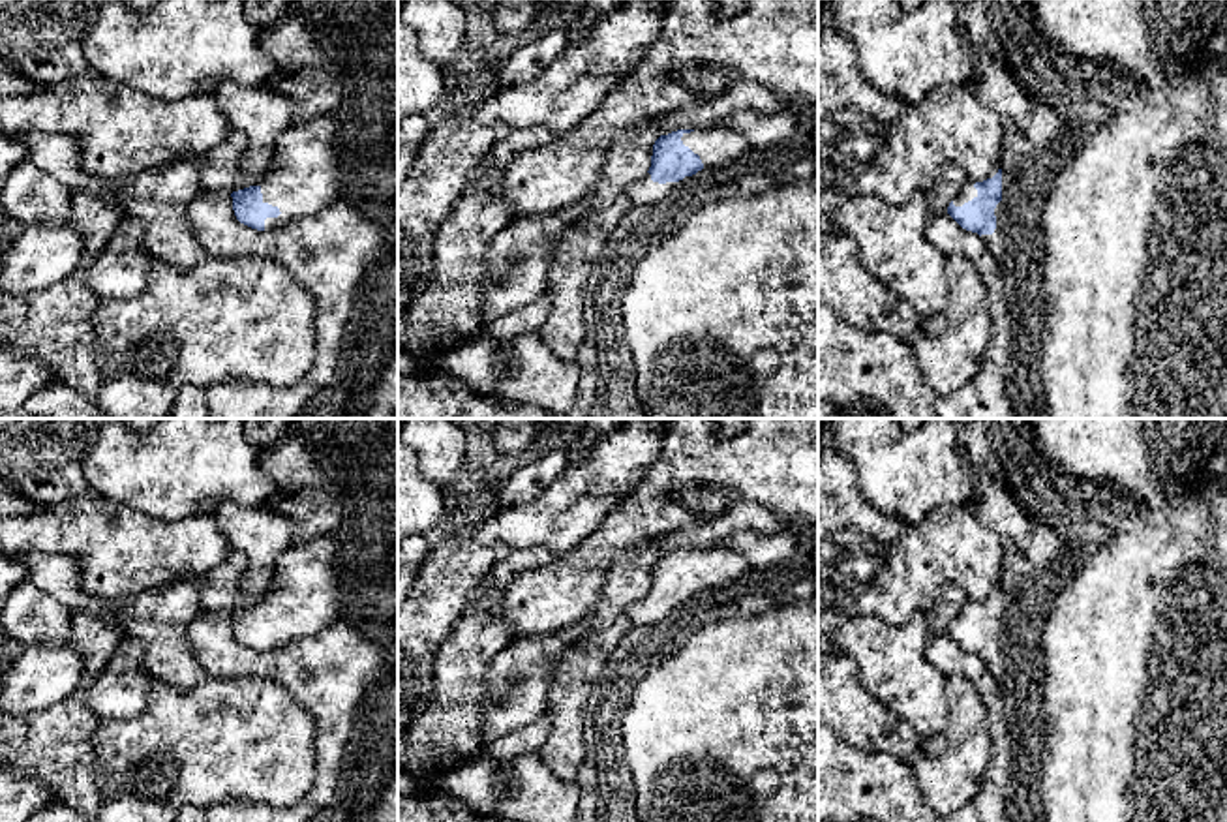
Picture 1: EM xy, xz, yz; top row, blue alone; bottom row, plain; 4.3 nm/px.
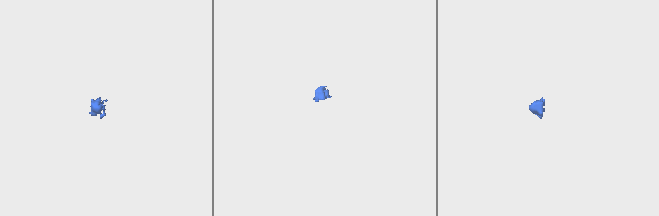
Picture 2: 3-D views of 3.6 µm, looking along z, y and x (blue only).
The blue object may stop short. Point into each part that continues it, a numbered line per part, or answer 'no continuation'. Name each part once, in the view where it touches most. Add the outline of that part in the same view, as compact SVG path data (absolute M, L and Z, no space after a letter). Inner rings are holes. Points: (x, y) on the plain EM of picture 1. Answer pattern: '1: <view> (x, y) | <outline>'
1: xy (304, 597) | M326 533L302 544L289 544L280 554L272 589L259 606L263 623L278 627L281 634L266 638L265 651L317 634L336 619L340 610L338 552L340 542L332 533Z

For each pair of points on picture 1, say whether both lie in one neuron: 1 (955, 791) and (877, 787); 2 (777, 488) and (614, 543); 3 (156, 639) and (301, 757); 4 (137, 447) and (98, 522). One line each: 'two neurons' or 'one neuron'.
1: two neurons
2: one neuron
3: two neurons
4: two neurons

